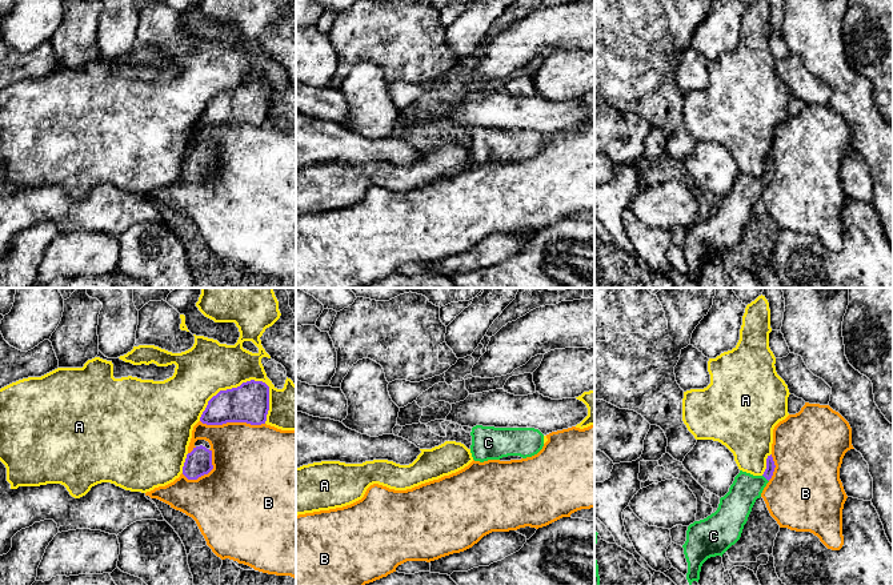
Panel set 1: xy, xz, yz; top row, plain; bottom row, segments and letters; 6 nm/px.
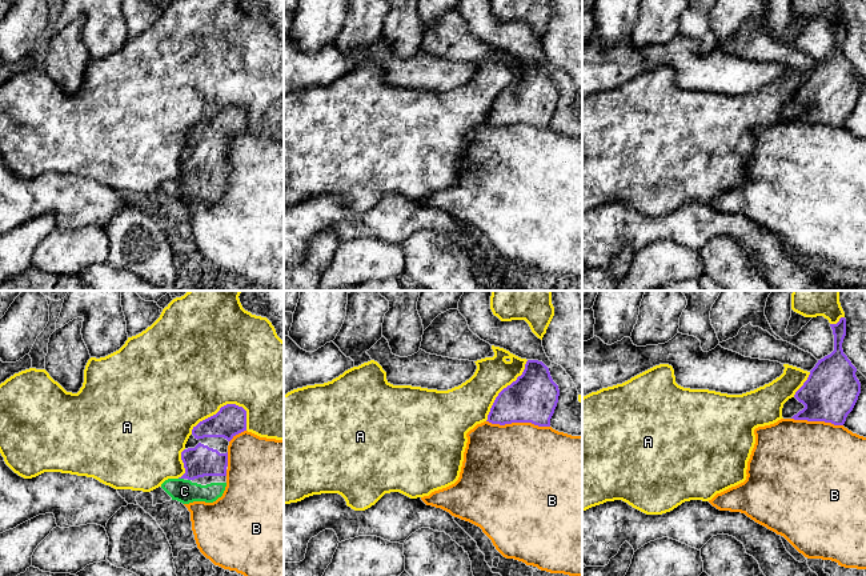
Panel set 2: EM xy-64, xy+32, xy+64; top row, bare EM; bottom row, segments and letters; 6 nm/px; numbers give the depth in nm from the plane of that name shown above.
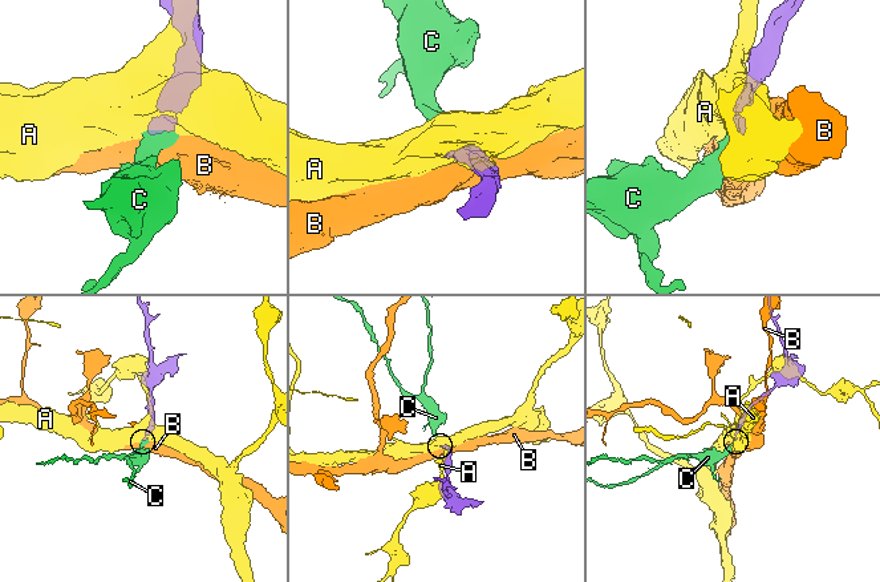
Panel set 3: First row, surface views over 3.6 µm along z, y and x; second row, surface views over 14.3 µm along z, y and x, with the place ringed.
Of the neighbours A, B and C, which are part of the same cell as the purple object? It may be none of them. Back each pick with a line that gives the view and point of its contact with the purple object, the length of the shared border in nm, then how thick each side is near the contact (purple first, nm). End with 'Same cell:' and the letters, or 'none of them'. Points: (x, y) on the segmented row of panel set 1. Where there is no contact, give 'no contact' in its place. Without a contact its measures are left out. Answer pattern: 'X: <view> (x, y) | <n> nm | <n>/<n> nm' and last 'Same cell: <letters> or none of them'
C: yz (765, 477) | 60 nm | 60/190 nm
Same cell: C

